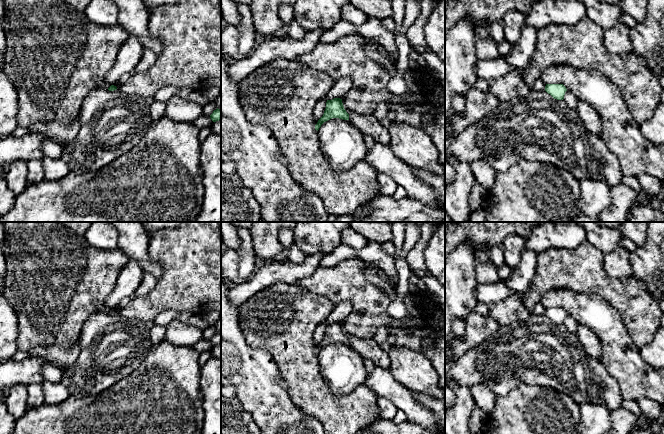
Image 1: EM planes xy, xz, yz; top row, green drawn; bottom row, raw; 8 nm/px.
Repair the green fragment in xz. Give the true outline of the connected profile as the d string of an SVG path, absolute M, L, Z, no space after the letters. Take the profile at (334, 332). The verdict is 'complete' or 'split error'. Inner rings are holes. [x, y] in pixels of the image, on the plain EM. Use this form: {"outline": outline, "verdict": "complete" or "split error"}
{"outline": "M334 322L332 324L327 324L324 338L318 344L317 348L315 349L315 354L318 355L324 346L332 342L349 344L349 338L344 333L342 323L340 322Z", "verdict": "complete"}

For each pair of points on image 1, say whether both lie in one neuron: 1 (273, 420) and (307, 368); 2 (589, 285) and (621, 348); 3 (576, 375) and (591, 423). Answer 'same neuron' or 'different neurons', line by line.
1: different neurons
2: different neurons
3: different neurons

